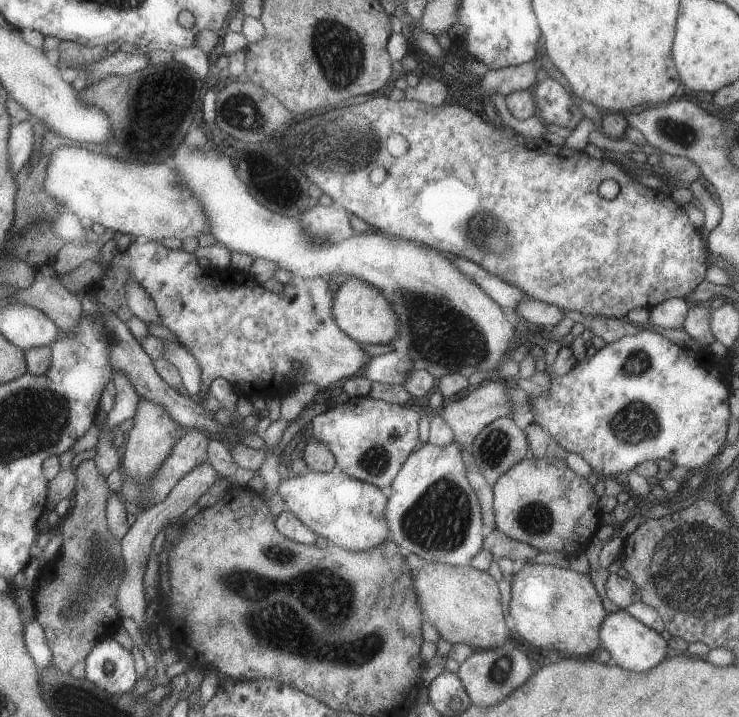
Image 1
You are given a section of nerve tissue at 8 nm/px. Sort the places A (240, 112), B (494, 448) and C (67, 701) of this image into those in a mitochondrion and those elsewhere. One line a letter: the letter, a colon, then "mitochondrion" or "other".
A: mitochondrion
B: mitochondrion
C: other

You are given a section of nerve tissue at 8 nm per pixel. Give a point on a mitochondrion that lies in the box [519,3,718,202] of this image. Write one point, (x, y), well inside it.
(685, 137)

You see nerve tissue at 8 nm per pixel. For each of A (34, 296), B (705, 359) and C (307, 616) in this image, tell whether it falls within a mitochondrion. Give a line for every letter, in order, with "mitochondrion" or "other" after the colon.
A: other
B: other
C: mitochondrion

